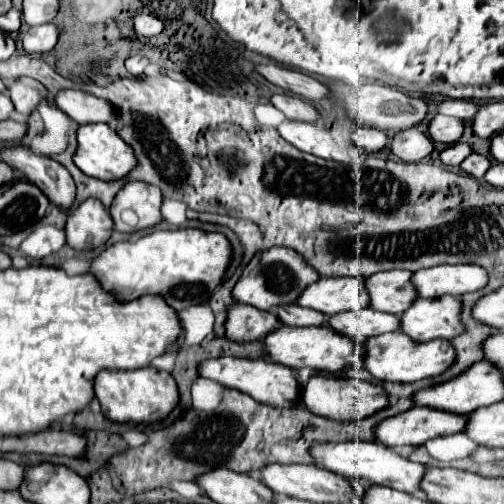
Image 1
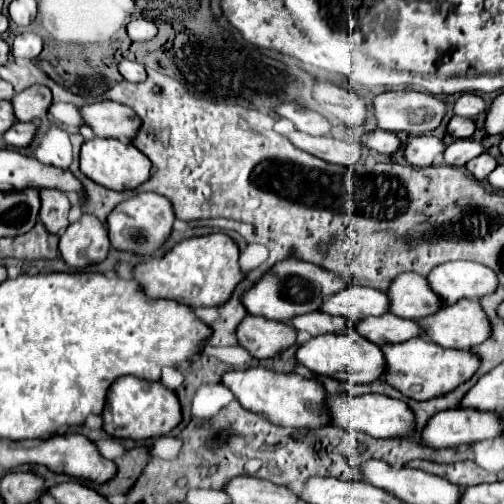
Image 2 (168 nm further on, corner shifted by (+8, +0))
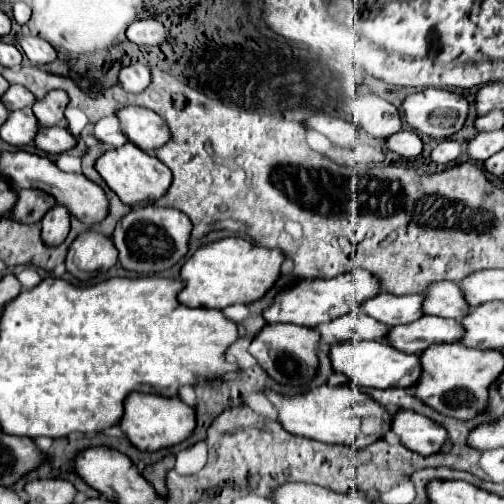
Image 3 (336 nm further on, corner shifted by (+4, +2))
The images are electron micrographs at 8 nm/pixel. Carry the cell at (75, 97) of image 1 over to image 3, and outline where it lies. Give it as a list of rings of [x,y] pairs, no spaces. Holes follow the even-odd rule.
[[[124,106],[116,110],[116,118],[120,120],[120,128],[128,140],[142,150],[152,152],[160,144],[168,142],[168,128],[164,120],[152,110],[144,110],[140,106]]]

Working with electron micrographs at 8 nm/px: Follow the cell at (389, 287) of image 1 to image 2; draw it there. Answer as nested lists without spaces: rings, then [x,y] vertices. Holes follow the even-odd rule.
[[[414,272],[400,274],[388,288],[390,312],[400,318],[420,320],[440,310],[442,300],[432,292],[428,280]]]

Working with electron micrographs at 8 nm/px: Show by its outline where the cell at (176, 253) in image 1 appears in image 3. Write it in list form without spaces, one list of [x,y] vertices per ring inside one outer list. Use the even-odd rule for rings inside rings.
[[[222,238],[200,246],[182,266],[180,280],[184,288],[178,294],[178,302],[184,306],[204,306],[222,310],[230,304],[250,304],[264,296],[264,292],[278,280],[280,264],[284,256],[280,250],[258,248],[244,238]]]

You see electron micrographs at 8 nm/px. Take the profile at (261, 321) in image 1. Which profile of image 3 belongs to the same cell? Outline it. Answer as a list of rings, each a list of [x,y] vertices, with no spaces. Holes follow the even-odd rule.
[[[278,322],[278,324],[266,324],[250,342],[248,350],[276,382],[286,386],[304,386],[314,376],[318,366],[318,356],[316,356],[318,342],[320,342],[320,336],[316,330]]]

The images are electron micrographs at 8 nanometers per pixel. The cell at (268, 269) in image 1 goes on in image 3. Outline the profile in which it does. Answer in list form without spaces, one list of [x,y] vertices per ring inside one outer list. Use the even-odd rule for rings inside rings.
[[[356,268],[348,274],[340,274],[334,278],[304,278],[300,280],[300,284],[276,294],[272,304],[264,308],[262,316],[268,324],[284,322],[284,324],[298,324],[298,326],[314,328],[314,324],[334,320],[336,316],[342,316],[360,308],[364,300],[376,296],[378,292],[380,288],[376,284],[376,276],[372,276],[368,270],[362,270],[362,268]]]

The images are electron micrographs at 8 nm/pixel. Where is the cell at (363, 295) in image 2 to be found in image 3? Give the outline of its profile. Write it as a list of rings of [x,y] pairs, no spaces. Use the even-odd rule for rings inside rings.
[[[380,292],[374,298],[362,302],[362,312],[372,316],[374,320],[380,320],[382,324],[390,324],[390,326],[410,324],[422,316],[420,300],[422,294],[396,296],[396,294]]]

